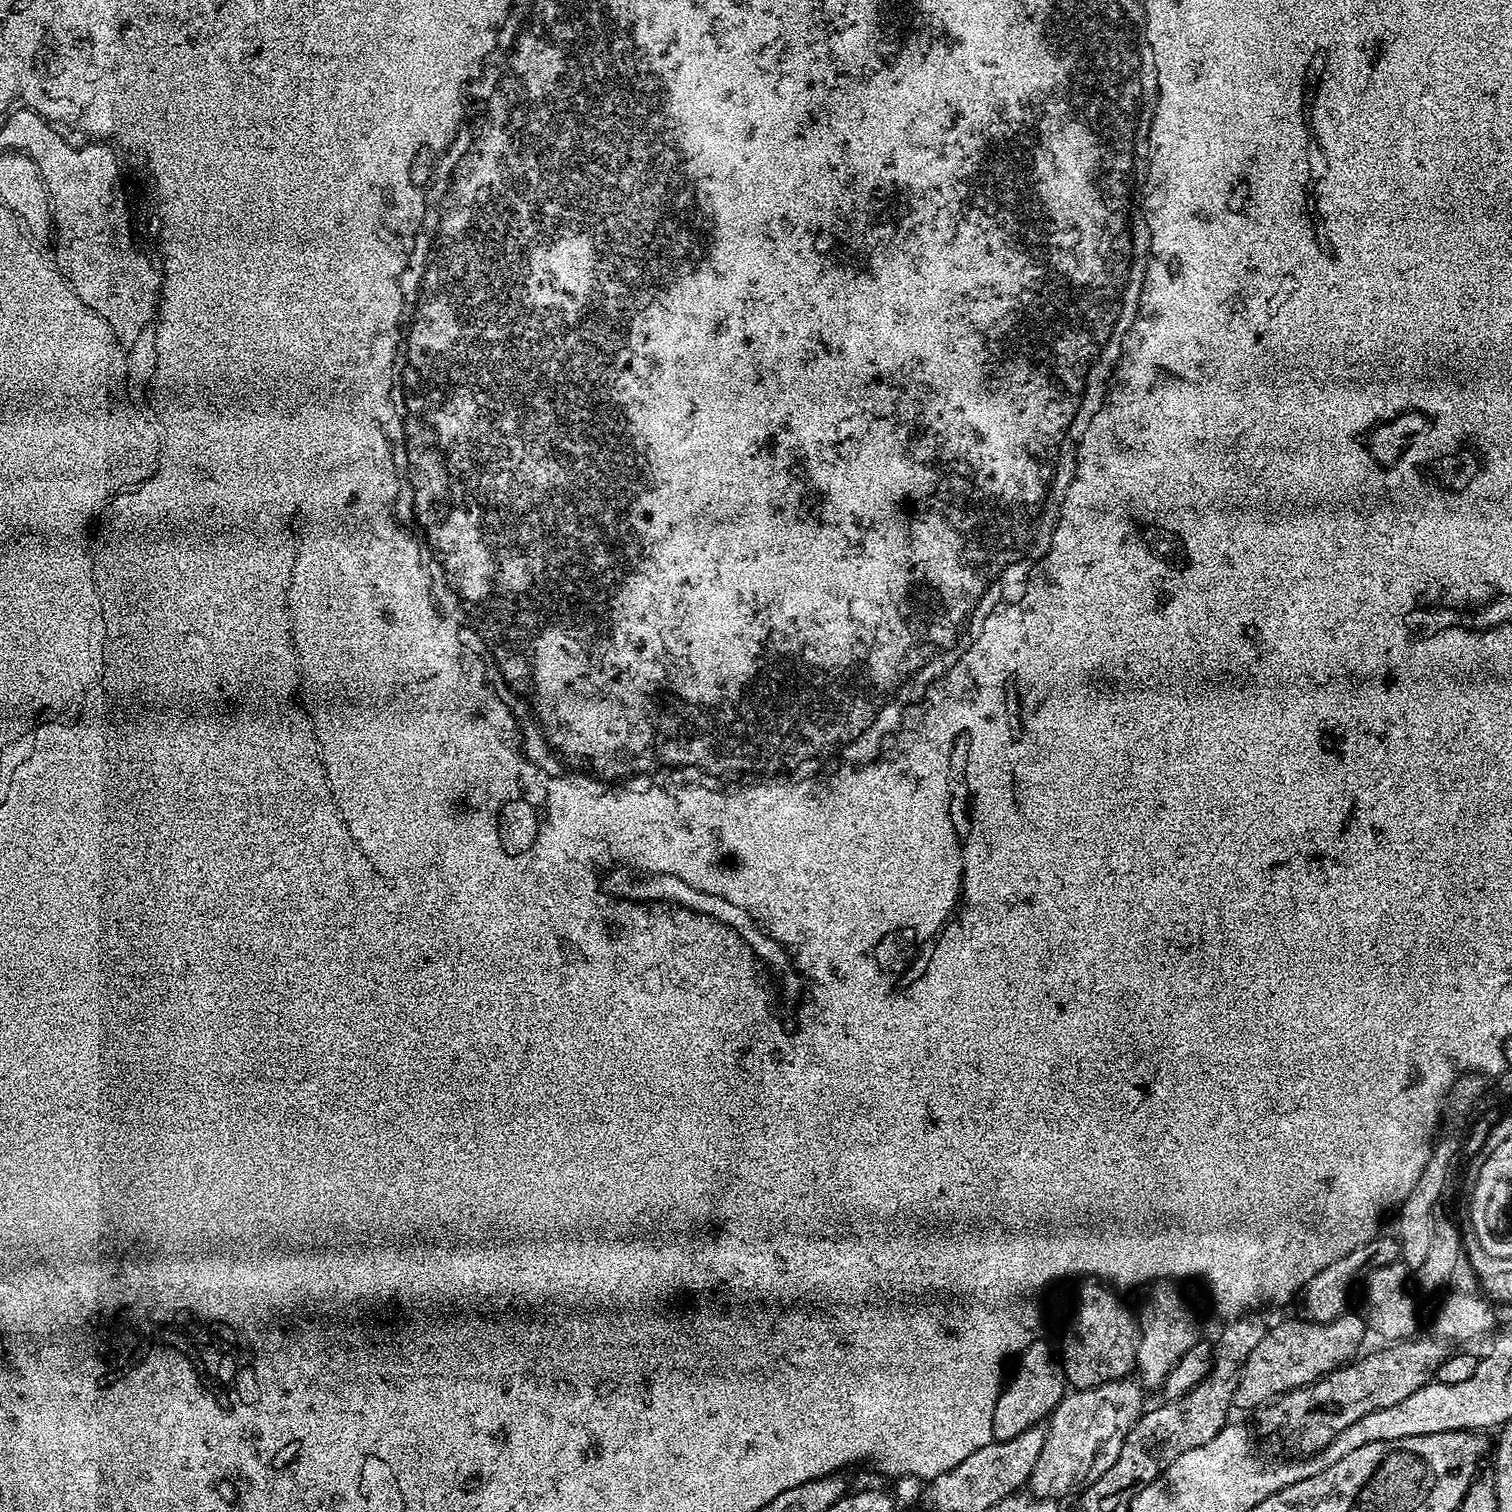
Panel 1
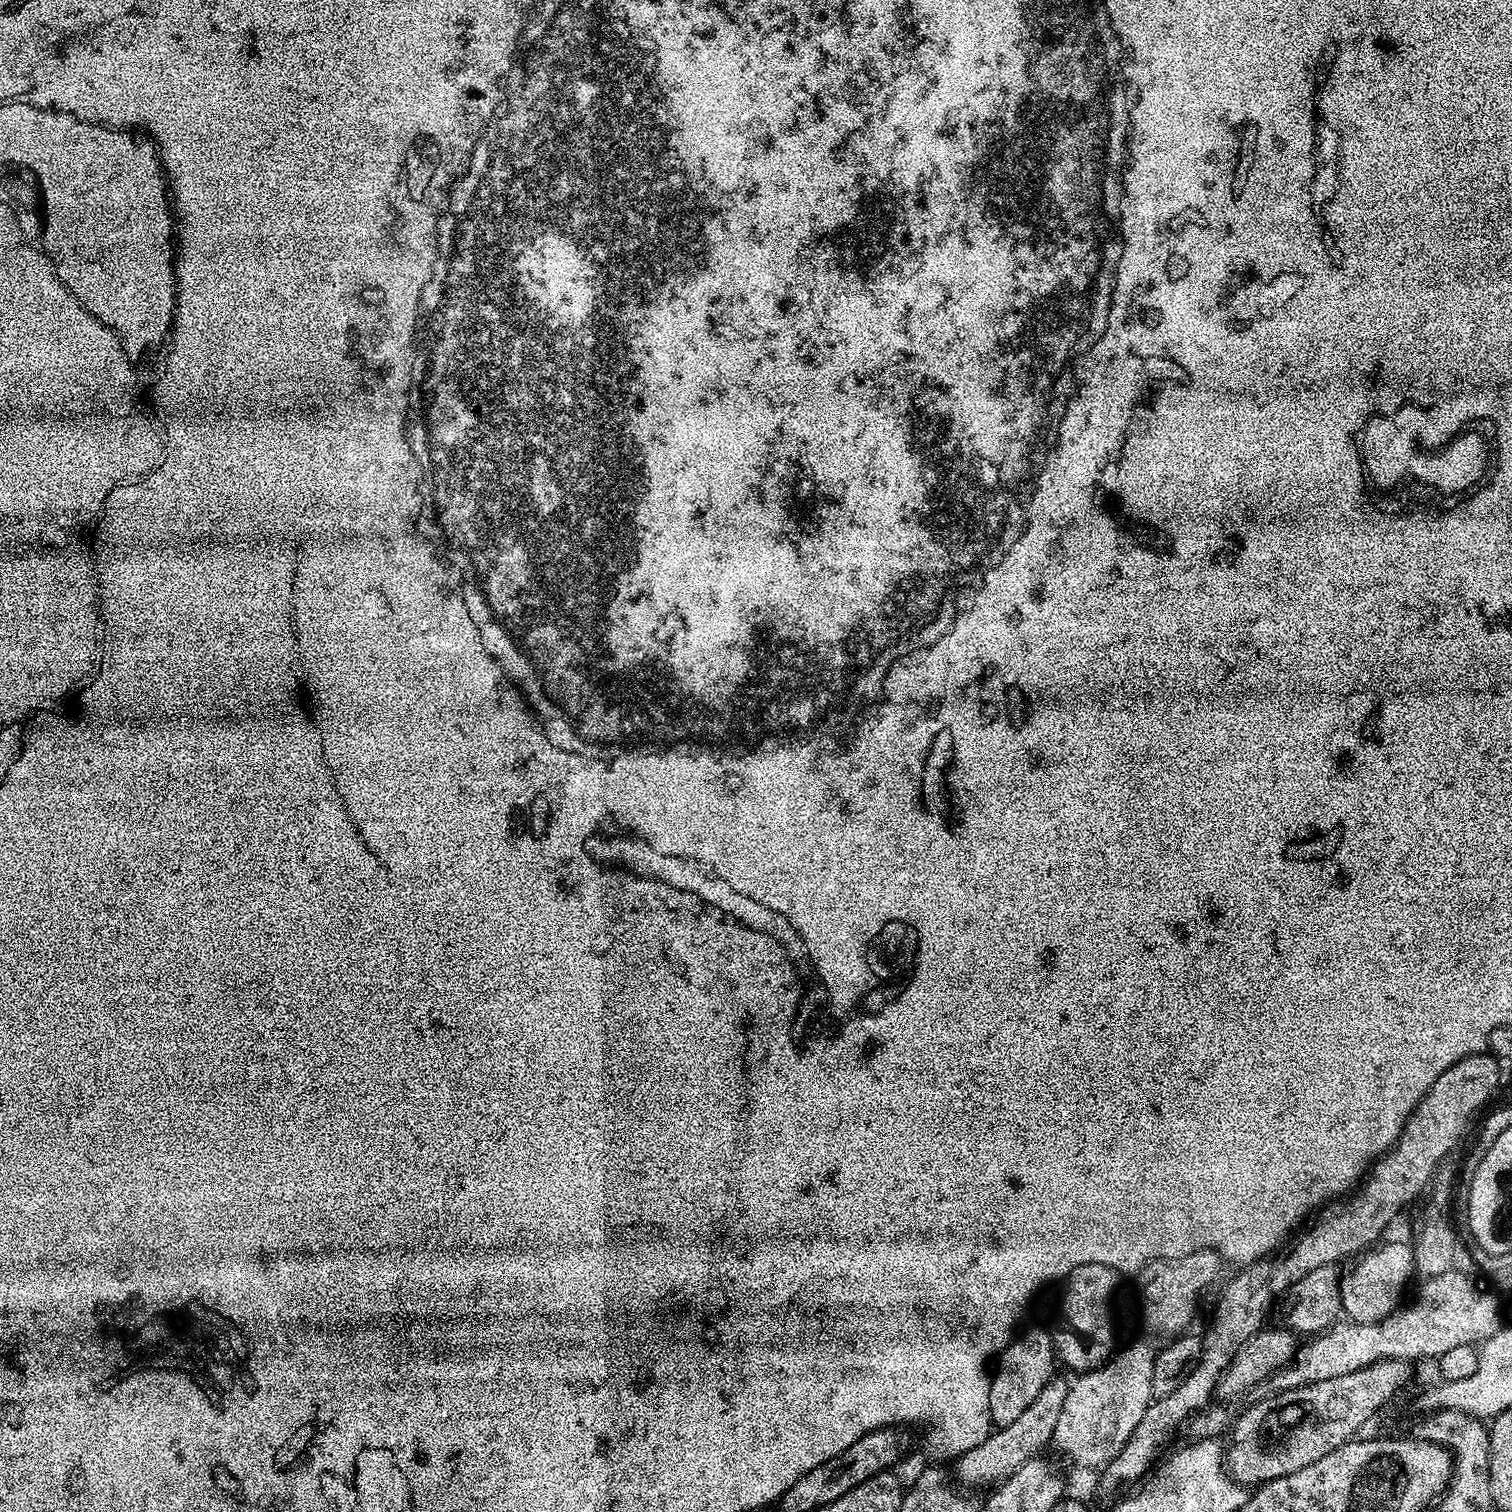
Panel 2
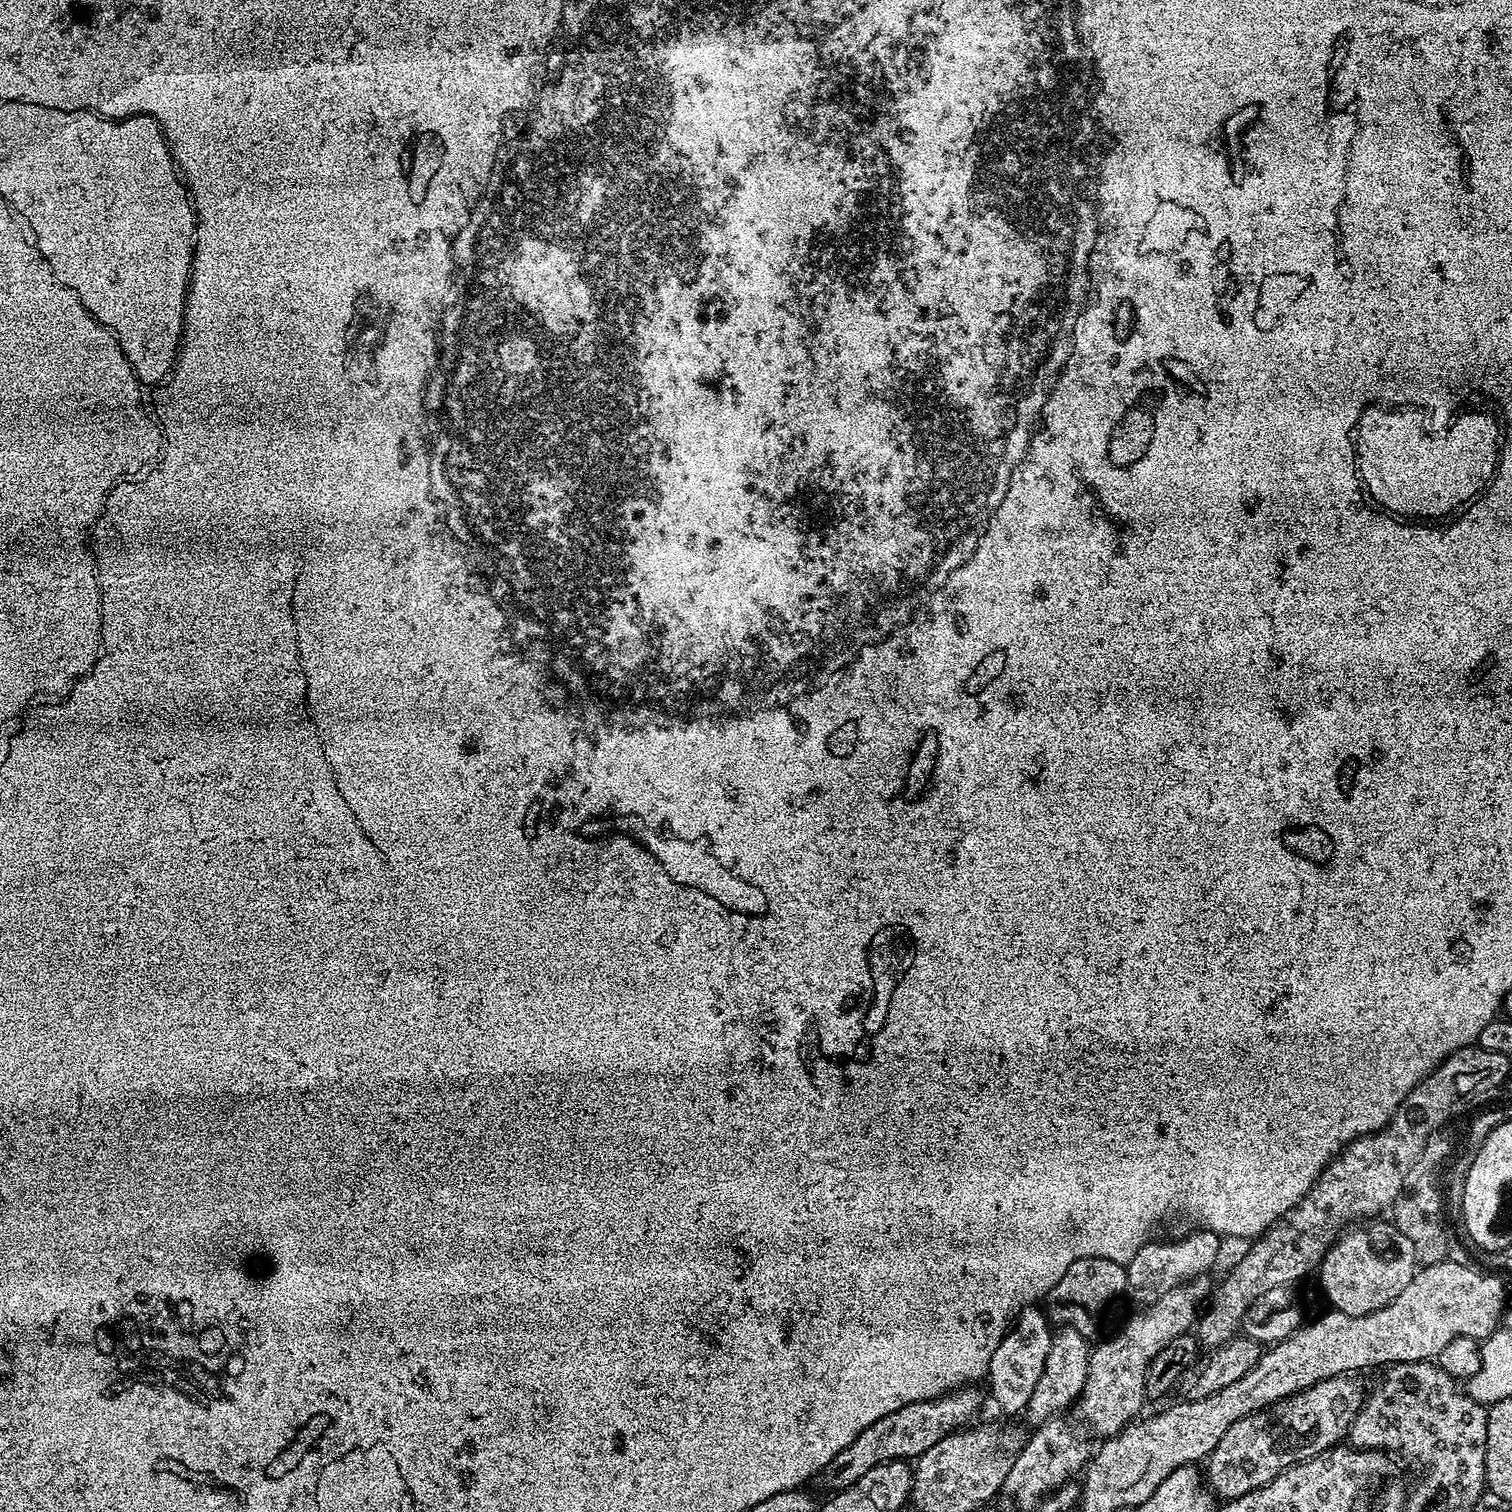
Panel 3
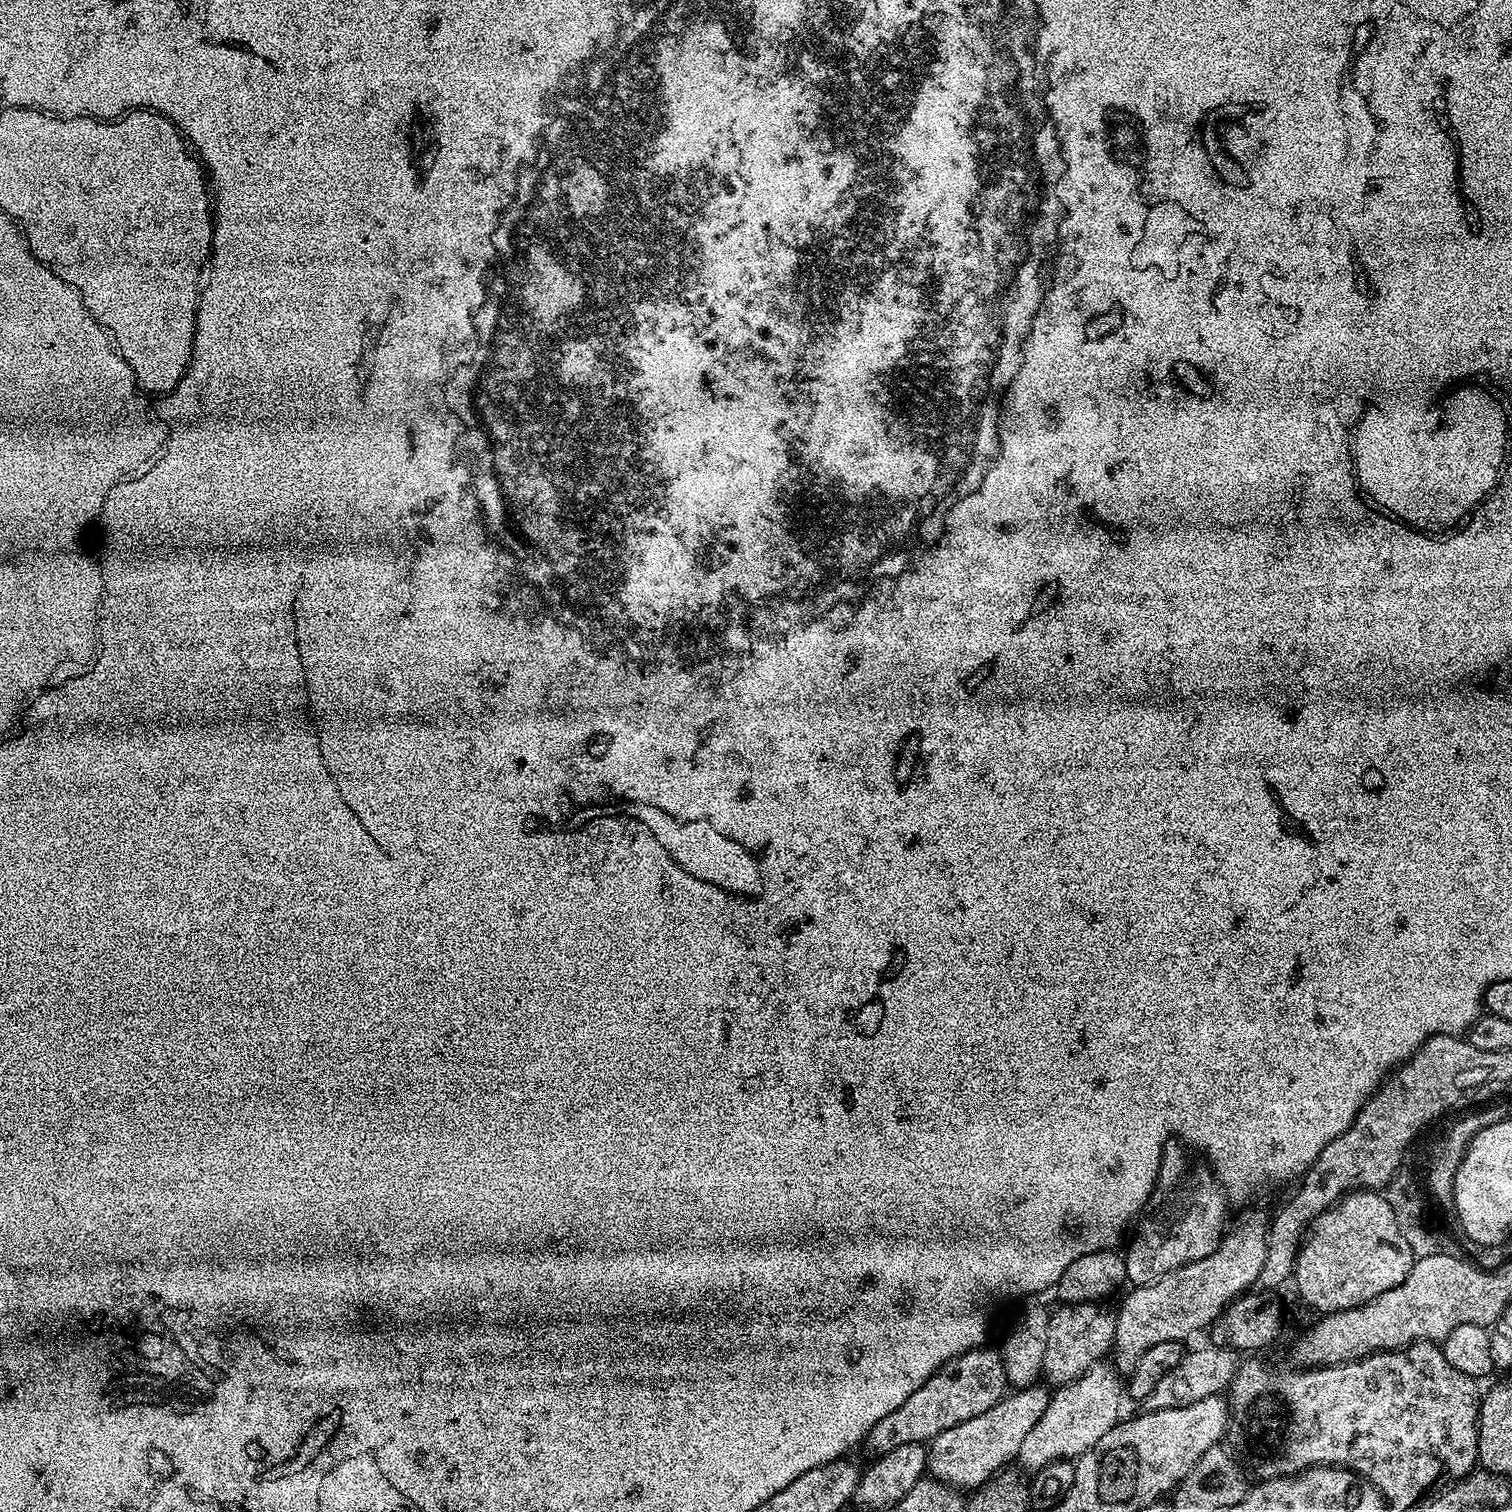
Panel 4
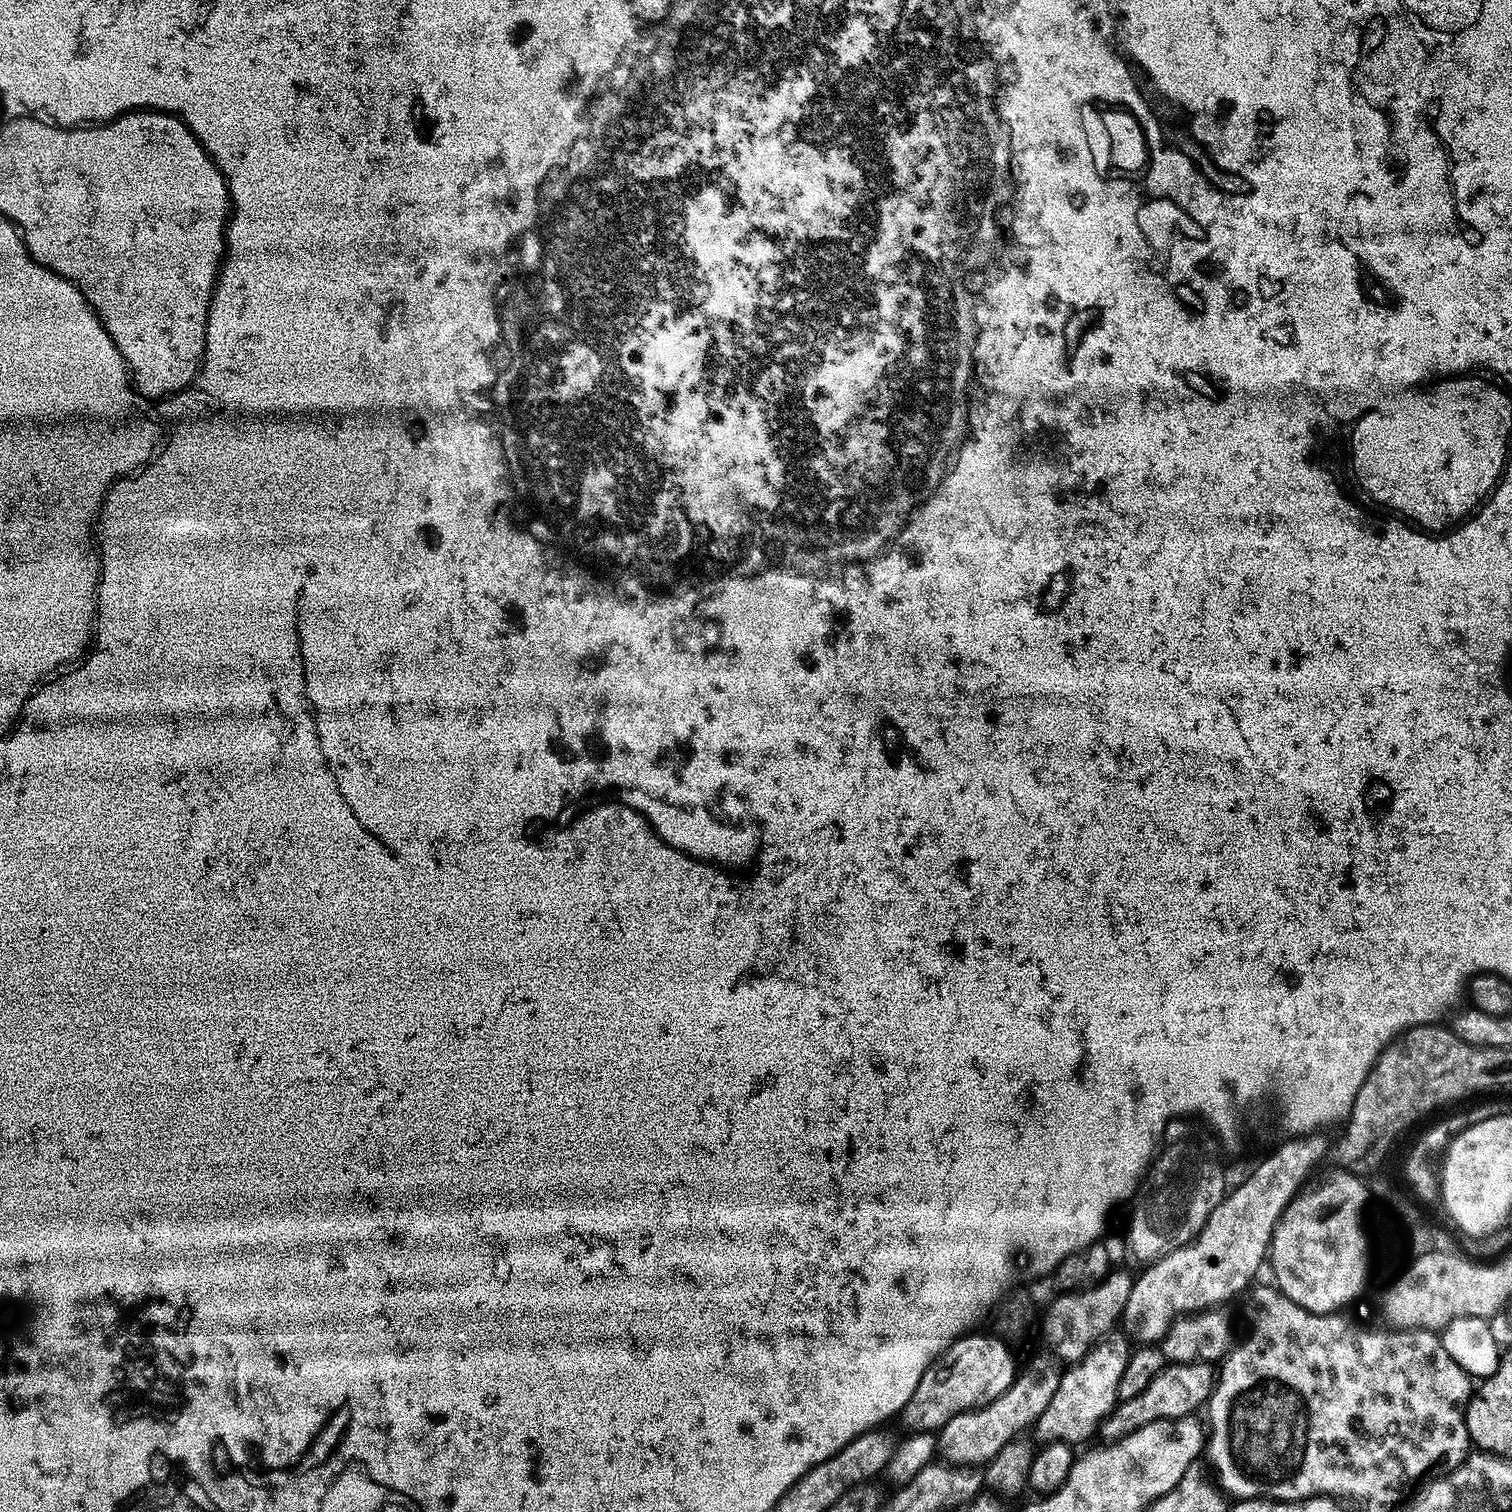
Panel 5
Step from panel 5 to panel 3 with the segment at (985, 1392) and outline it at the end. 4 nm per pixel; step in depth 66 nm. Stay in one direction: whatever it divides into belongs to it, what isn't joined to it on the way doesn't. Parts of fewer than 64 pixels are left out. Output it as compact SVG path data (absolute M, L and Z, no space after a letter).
M961 1386L947 1396L938 1396L934 1400L923 1400L902 1406L902 1410L894 1410L894 1414L886 1414L886 1418L878 1418L874 1426L866 1426L846 1450L842 1450L824 1468L822 1479L828 1490L849 1488L862 1478L874 1466L882 1466L891 1460L915 1461L934 1442L942 1442L957 1430L973 1423L972 1415L980 1408L980 1392L976 1386Z

